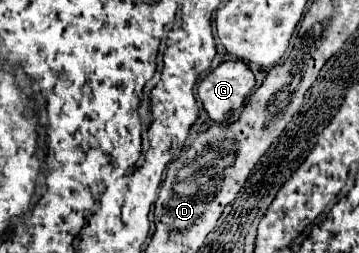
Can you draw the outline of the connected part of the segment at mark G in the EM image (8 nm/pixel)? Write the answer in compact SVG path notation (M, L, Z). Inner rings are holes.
M226 60L198 86L198 98L216 124L226 122L254 88L254 74L242 60Z

